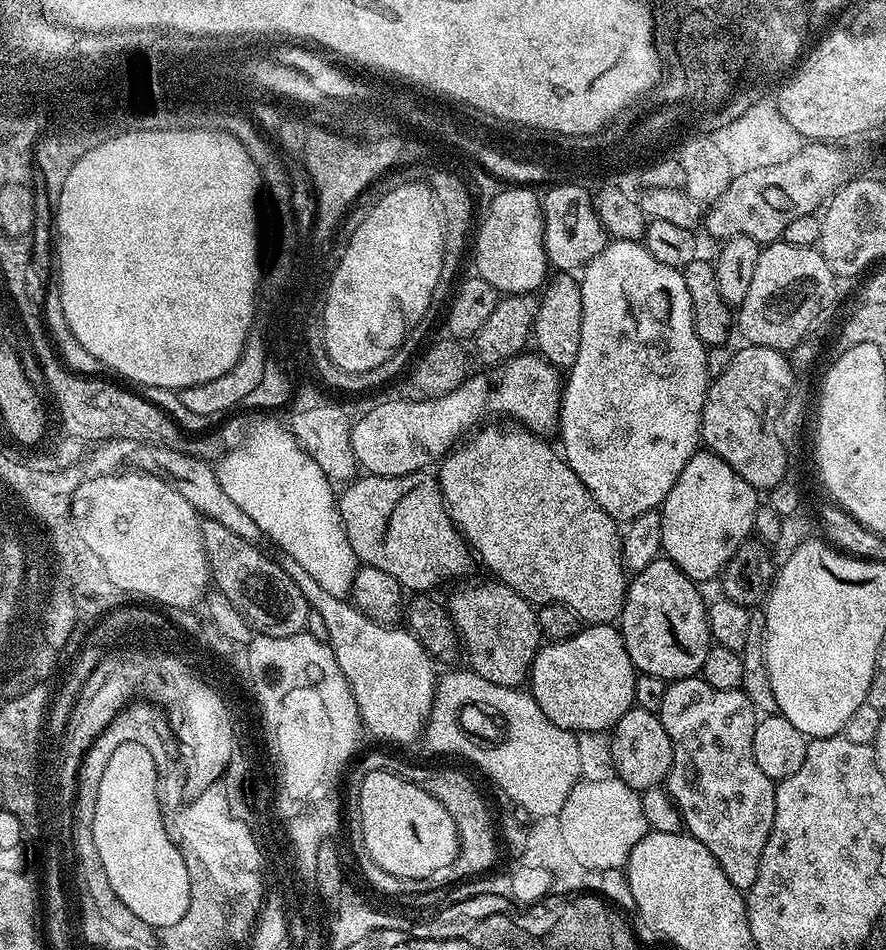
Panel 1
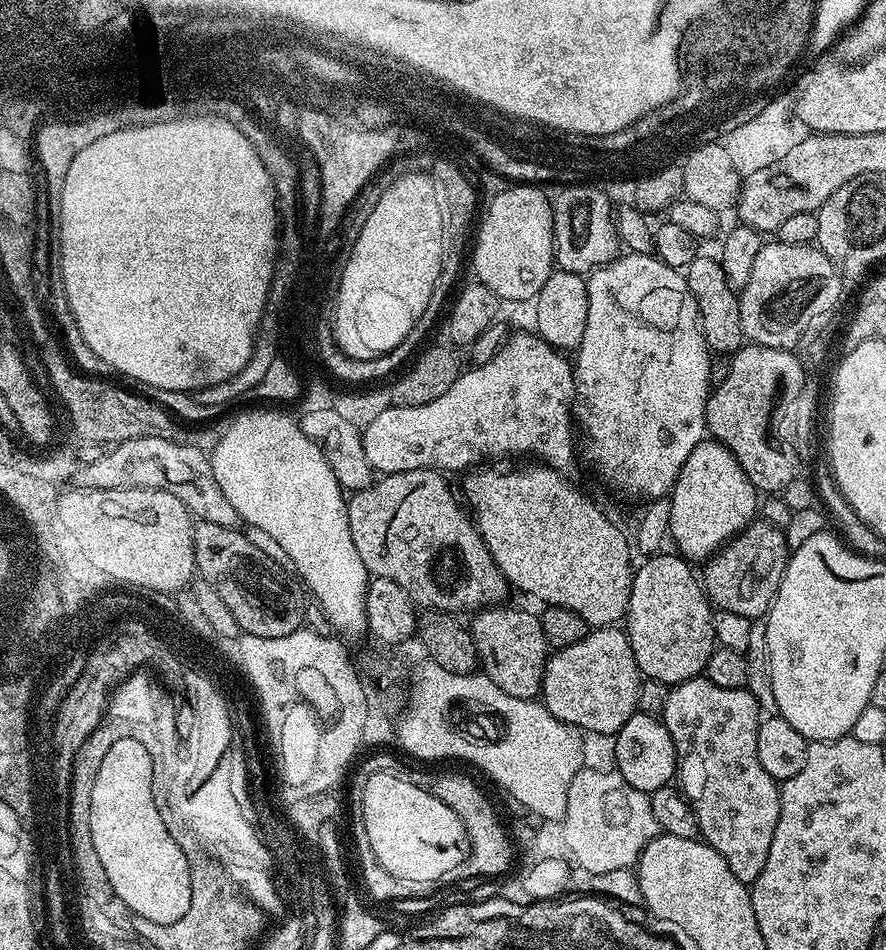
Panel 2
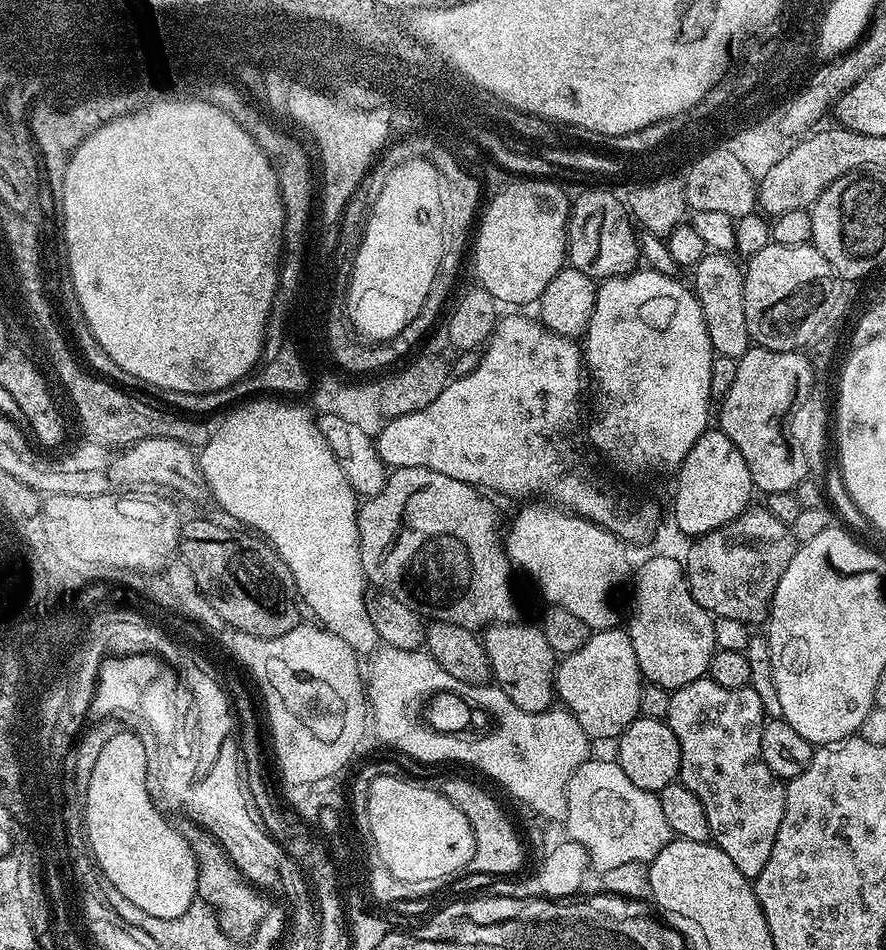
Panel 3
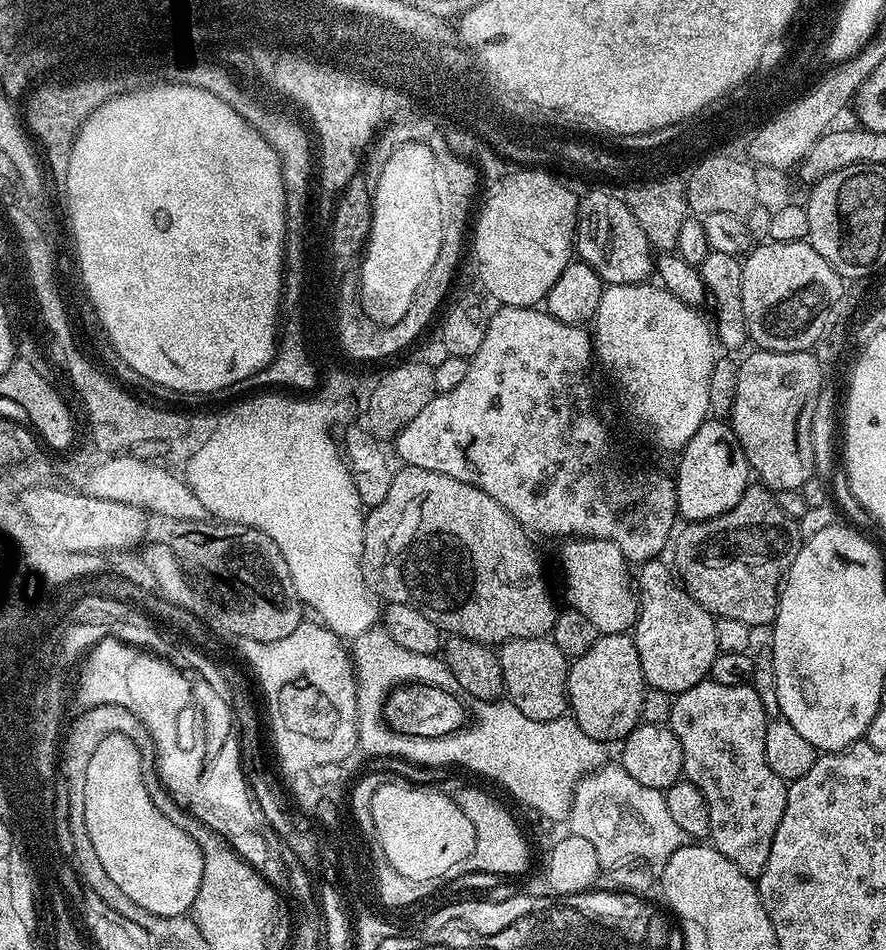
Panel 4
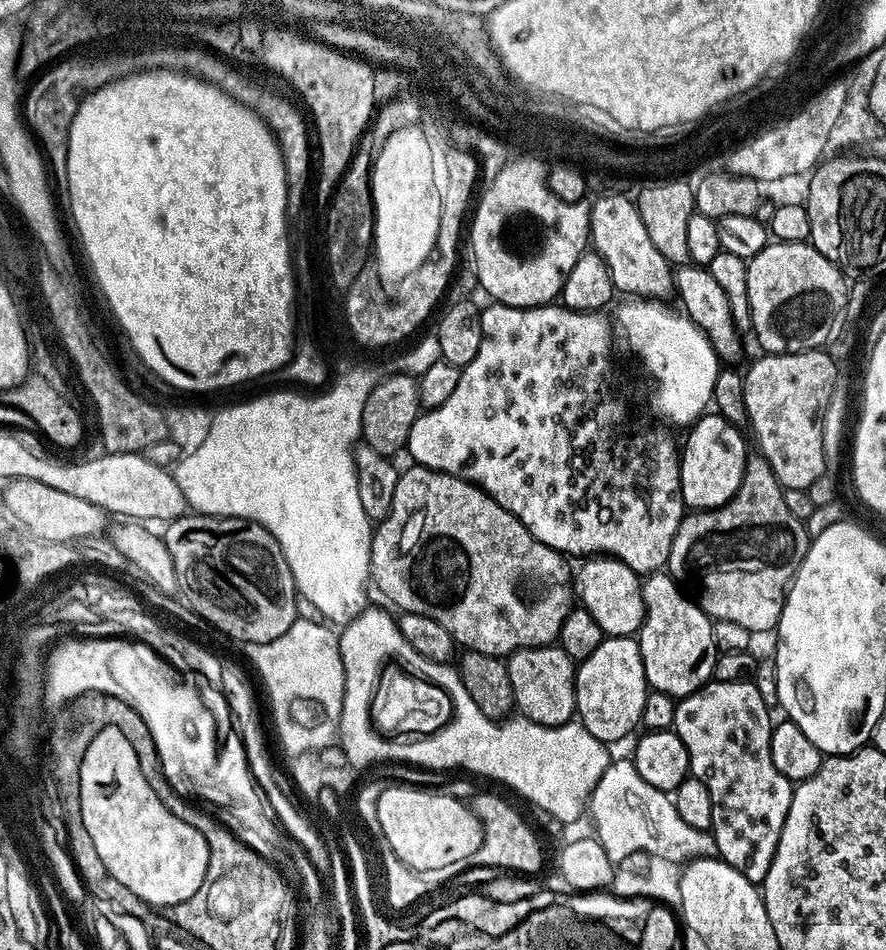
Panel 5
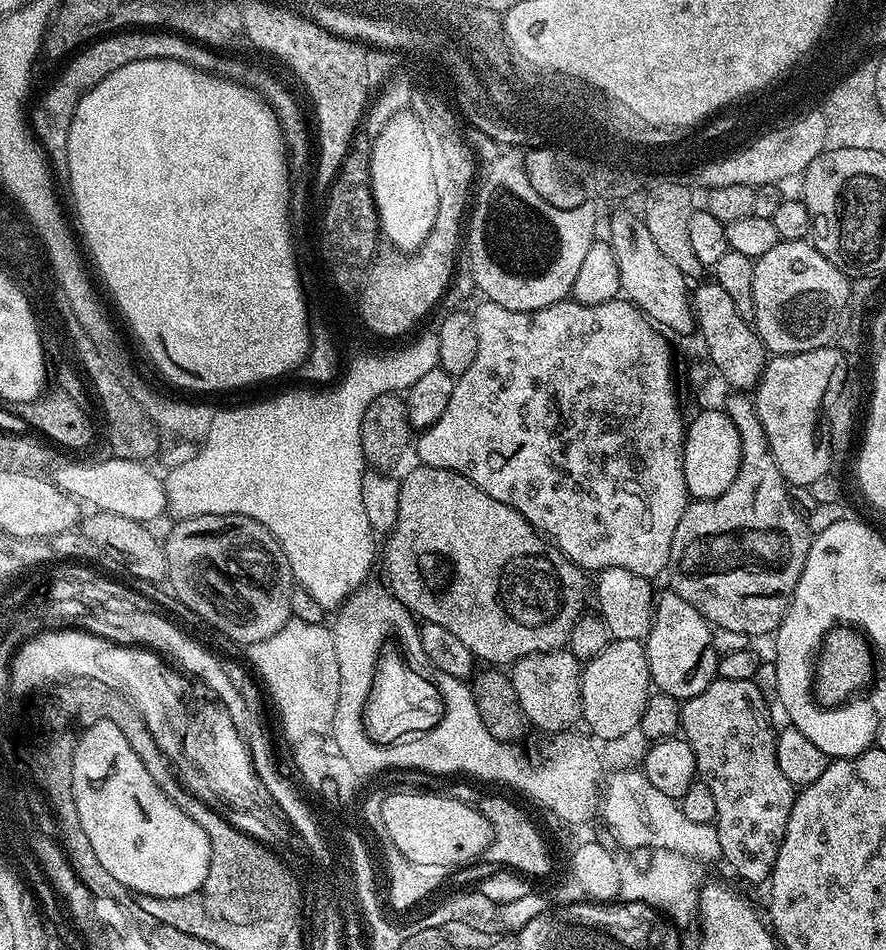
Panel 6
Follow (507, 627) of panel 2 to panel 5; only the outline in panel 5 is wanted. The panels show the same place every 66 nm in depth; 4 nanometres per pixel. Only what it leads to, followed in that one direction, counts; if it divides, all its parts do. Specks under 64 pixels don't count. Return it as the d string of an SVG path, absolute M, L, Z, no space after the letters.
M559 646L520 648L506 660L515 711L542 726L567 724L576 716L577 665Z

